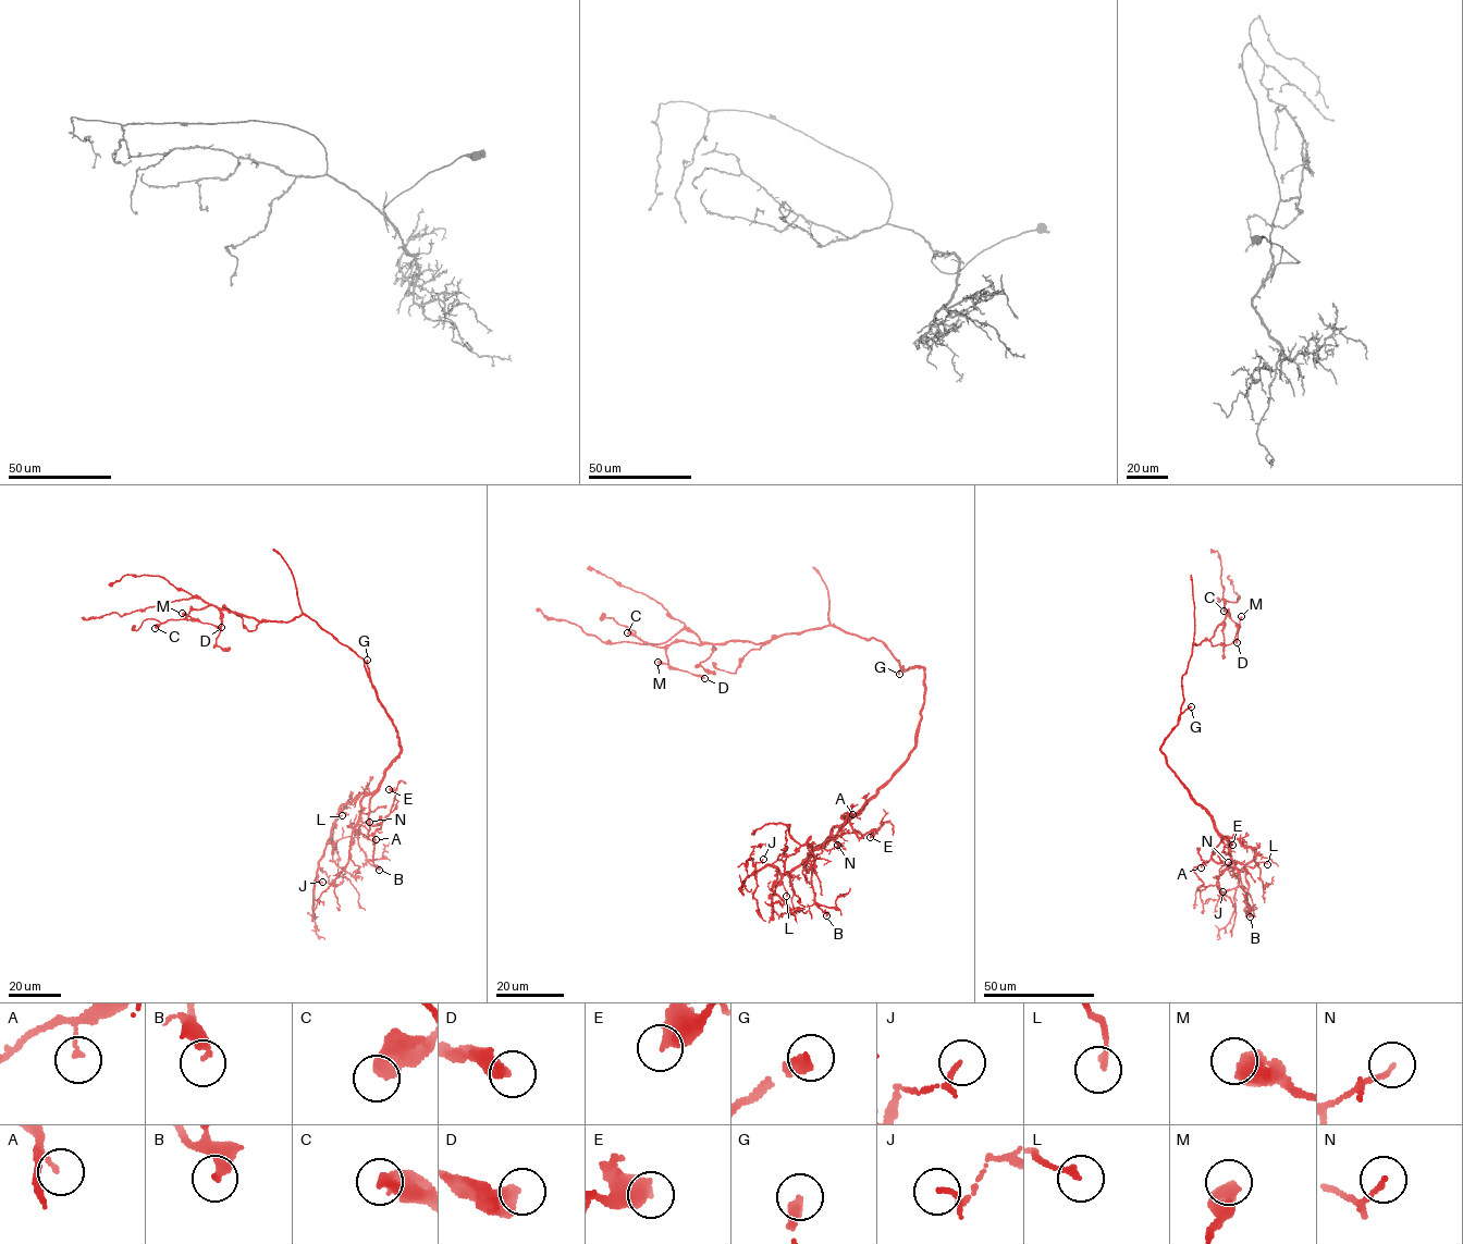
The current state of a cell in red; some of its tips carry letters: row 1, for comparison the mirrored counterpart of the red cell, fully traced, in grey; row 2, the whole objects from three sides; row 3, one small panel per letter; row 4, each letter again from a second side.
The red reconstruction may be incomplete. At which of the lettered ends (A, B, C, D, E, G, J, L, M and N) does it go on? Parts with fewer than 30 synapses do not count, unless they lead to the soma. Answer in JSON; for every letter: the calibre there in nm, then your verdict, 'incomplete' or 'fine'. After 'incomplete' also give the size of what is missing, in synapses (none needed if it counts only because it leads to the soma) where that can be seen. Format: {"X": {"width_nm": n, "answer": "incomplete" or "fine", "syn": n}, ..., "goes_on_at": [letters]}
{"A": {"width_nm": 130, "answer": "fine"}, "B": {"width_nm": 220, "answer": "fine"}, "C": {"width_nm": 500, "answer": "fine"}, "D": {"width_nm": 480, "answer": "fine"}, "E": {"width_nm": 600, "answer": "fine"}, "G": {"width_nm": 360, "answer": "incomplete"}, "J": {"width_nm": 100, "answer": "fine"}, "L": {"width_nm": 190, "answer": "fine"}, "M": {"width_nm": 600, "answer": "fine"}, "N": {"width_nm": 130, "answer": "fine"}, "goes_on_at": ["G"]}

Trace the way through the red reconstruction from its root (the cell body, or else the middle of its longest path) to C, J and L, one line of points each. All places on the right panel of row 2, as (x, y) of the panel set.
C: (1168, 737), (1178, 724), (1183, 698), (1181, 681), (1193, 643), (1214, 635), (1228, 611), (1230, 616), (1224, 611)
J: (1168, 737), (1160, 751), (1191, 799), (1213, 817), (1216, 832), (1254, 850), (1238, 886), (1222, 891)
L: (1168, 737), (1160, 749), (1166, 763), (1191, 799), (1213, 817), (1216, 832), (1254, 849), (1255, 862), (1267, 864)

